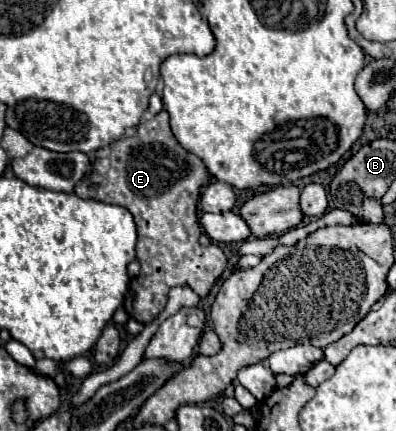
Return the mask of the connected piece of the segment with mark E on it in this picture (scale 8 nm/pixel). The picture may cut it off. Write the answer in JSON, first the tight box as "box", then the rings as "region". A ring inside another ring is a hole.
{"box":[75,111,229,325],"region":[[[161,111],[159,115],[155,115],[153,119],[149,119],[149,121],[141,121],[139,123],[139,127],[135,129],[135,135],[131,135],[131,137],[123,137],[123,139],[119,139],[113,147],[111,147],[111,151],[109,151],[109,155],[107,157],[103,157],[103,159],[97,159],[95,163],[93,163],[93,171],[91,171],[91,175],[89,177],[83,177],[77,185],[75,185],[75,195],[79,195],[81,199],[95,199],[95,201],[101,201],[101,203],[113,203],[113,205],[121,205],[121,207],[125,207],[125,209],[129,209],[129,213],[133,215],[133,219],[135,219],[135,225],[137,225],[137,235],[139,235],[139,241],[137,241],[137,261],[141,263],[141,273],[131,281],[131,317],[133,319],[137,319],[139,323],[143,323],[143,325],[147,325],[147,323],[151,323],[163,309],[165,309],[165,305],[167,305],[167,293],[169,293],[169,289],[171,287],[175,287],[175,285],[189,285],[201,299],[203,297],[207,297],[209,295],[209,291],[213,289],[213,285],[215,285],[215,281],[223,275],[223,271],[227,269],[227,265],[229,265],[229,261],[227,261],[227,255],[223,253],[223,249],[219,247],[219,245],[215,245],[215,243],[211,243],[211,245],[207,245],[207,247],[203,247],[199,241],[197,241],[197,233],[201,233],[201,227],[199,227],[199,219],[197,219],[197,201],[199,201],[199,195],[201,195],[201,185],[205,183],[205,179],[207,179],[207,169],[205,169],[205,165],[195,157],[195,155],[191,155],[191,153],[187,153],[179,143],[177,143],[177,139],[173,137],[173,133],[171,133],[171,127],[169,127],[169,115],[167,115],[167,111]],[[193,169],[195,169],[195,203],[193,203],[193,191],[189,189],[189,185],[191,185],[191,173],[193,173]]]}

